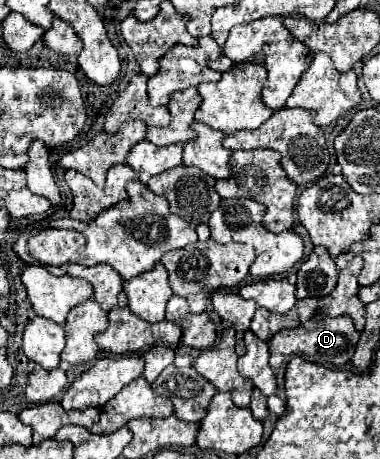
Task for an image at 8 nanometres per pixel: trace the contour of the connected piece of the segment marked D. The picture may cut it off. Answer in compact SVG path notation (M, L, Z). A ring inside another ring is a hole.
M342 315L342 317L314 317L310 321L306 321L304 325L298 325L294 329L282 329L280 333L276 333L276 337L272 337L268 341L268 349L270 349L270 367L278 369L286 359L290 357L304 357L312 363L336 369L346 365L352 359L352 353L356 349L360 333L354 329L354 323L350 317Z

